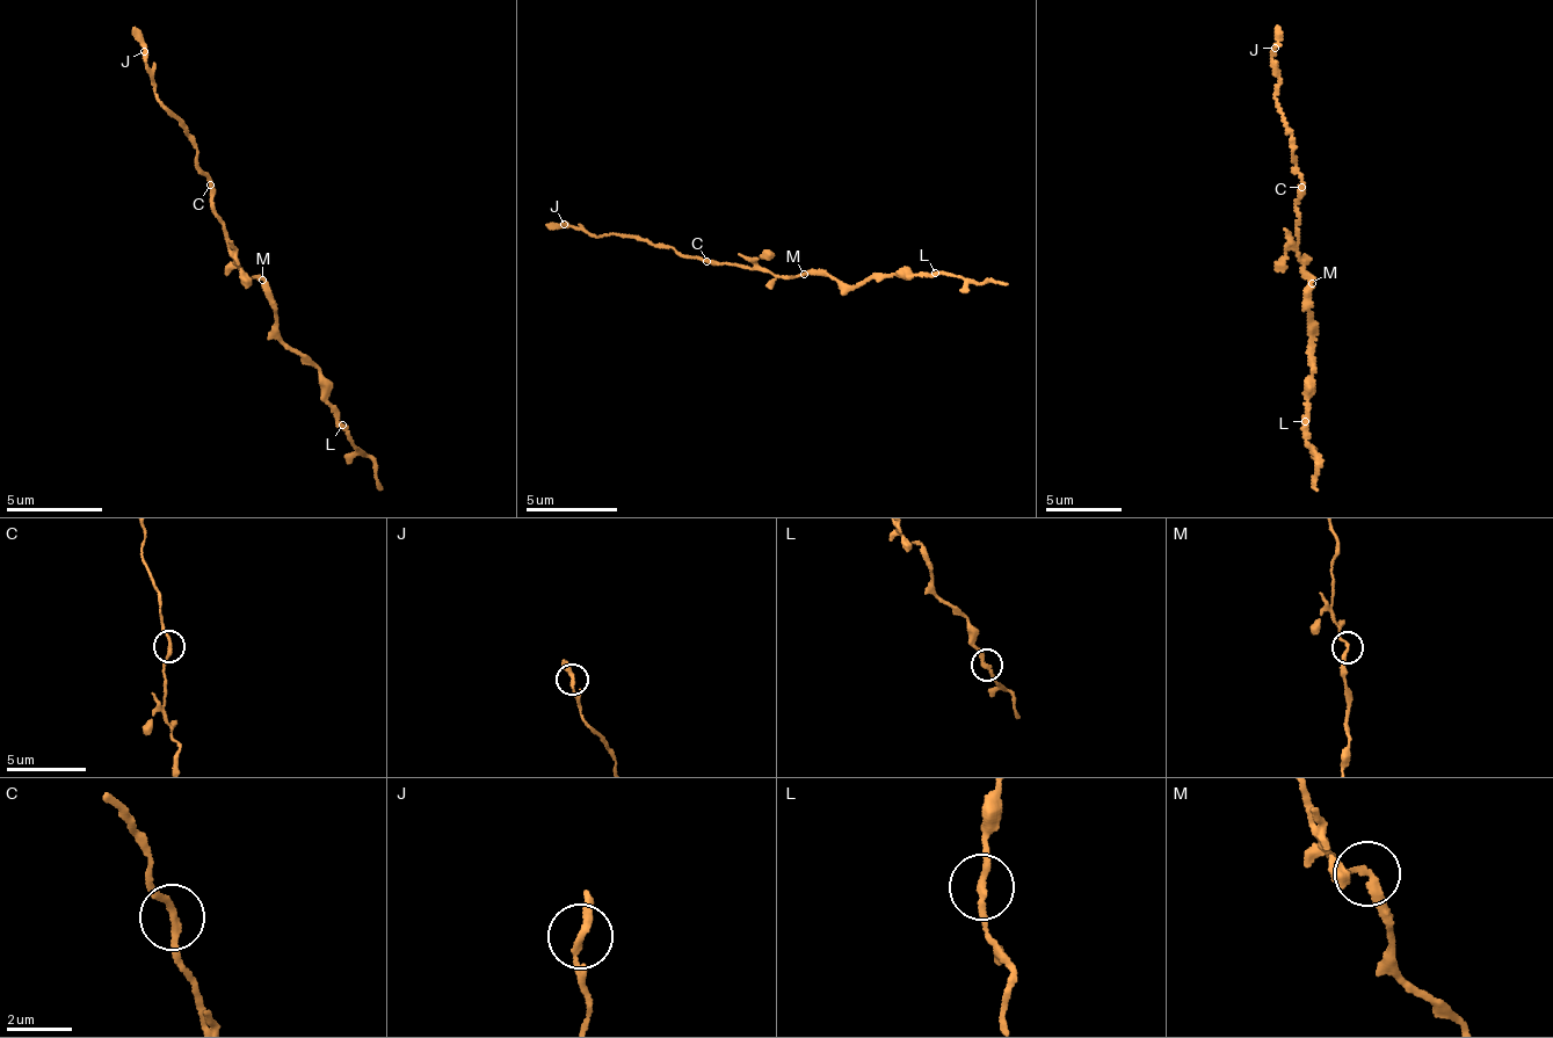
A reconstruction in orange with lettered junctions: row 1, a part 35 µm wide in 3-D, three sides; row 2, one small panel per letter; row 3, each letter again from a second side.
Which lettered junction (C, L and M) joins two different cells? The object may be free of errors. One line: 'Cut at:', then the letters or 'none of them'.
Cut at: none of them

